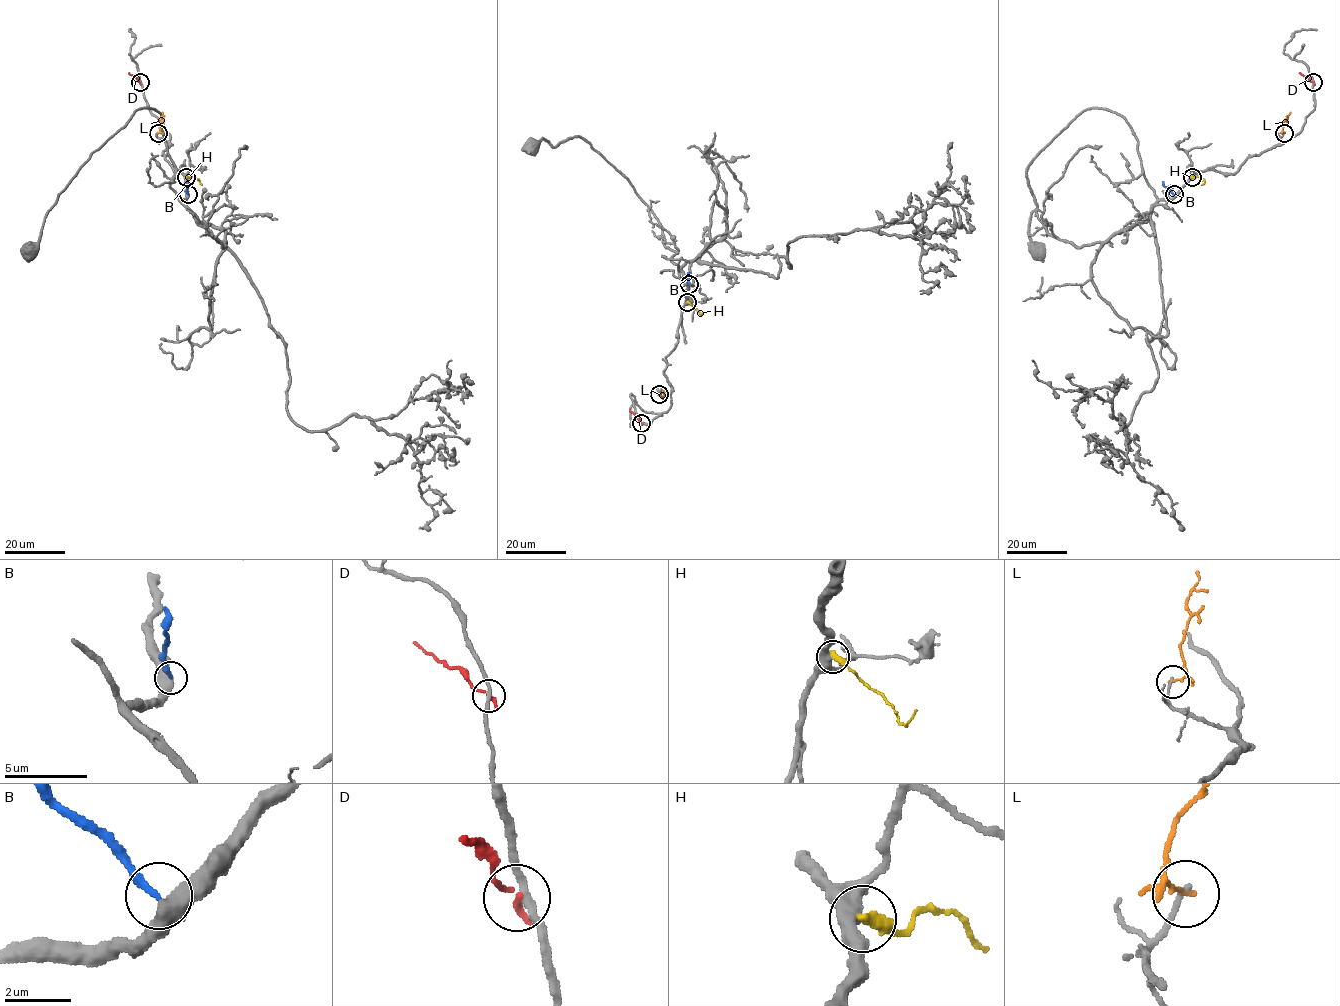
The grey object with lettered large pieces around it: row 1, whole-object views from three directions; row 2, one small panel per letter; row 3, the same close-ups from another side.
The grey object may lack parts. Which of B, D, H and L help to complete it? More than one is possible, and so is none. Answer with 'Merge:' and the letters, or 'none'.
Merge: B

